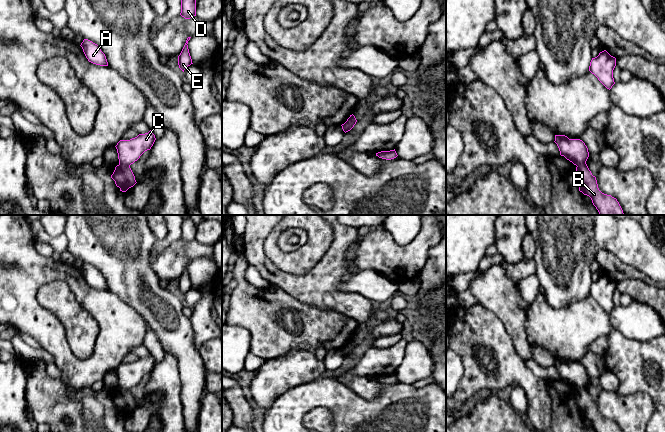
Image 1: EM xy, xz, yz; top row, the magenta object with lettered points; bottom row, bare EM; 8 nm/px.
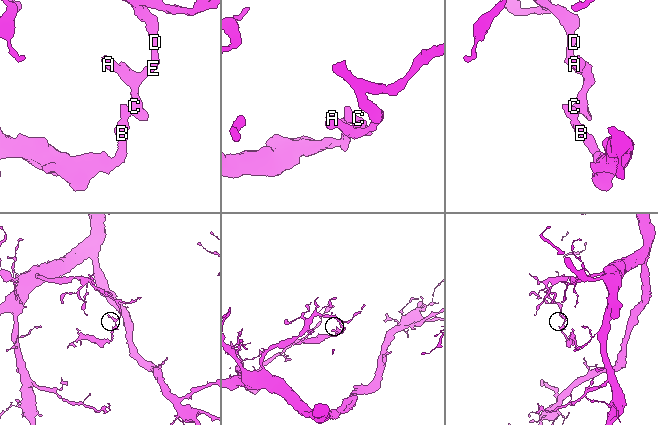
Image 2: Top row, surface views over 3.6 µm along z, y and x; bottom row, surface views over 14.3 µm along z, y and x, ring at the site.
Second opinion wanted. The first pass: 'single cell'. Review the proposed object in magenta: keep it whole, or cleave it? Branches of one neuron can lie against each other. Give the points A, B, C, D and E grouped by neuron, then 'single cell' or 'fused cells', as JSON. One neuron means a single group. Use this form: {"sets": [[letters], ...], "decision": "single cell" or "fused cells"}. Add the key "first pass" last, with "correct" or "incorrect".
{"sets": [["A", "C", "D", "E"], ["B"]], "decision": "fused cells", "first pass": "incorrect"}

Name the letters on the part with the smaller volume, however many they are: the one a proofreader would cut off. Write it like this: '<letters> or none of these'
B

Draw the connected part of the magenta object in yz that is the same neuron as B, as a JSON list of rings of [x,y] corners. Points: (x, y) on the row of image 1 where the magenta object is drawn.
[[[587,164],[576,167],[576,178],[579,191],[591,198],[600,215],[624,215],[617,199],[599,190],[596,177],[592,175]]]

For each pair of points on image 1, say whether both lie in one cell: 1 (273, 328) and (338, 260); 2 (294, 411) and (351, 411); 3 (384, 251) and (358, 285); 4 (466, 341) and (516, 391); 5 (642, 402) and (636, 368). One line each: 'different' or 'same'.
1: different
2: same
3: different
4: different
5: different

